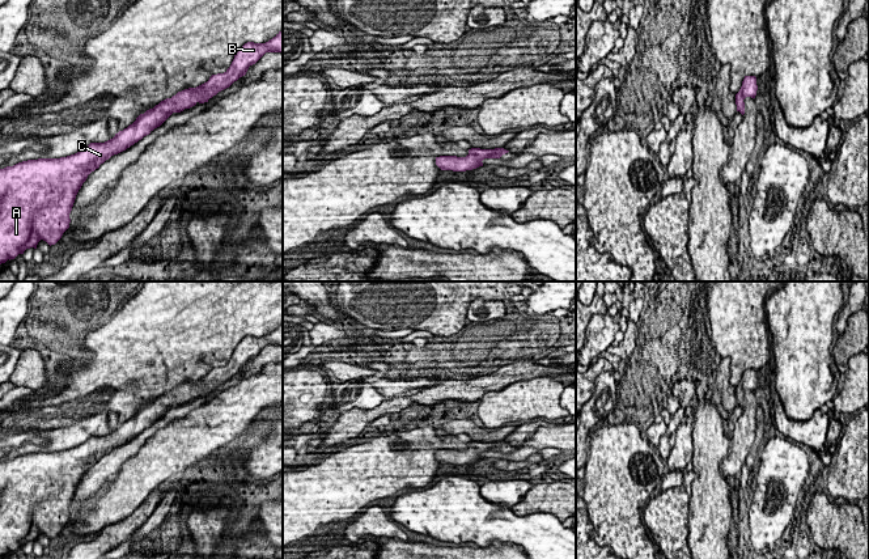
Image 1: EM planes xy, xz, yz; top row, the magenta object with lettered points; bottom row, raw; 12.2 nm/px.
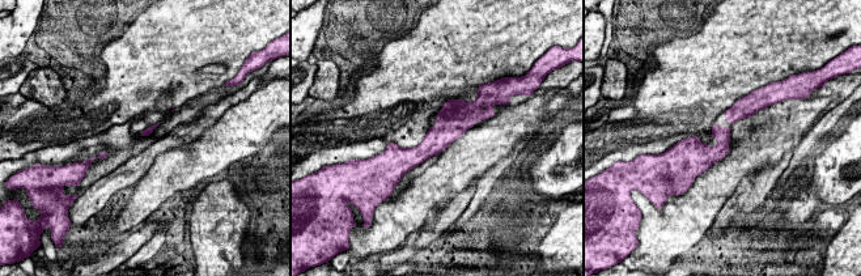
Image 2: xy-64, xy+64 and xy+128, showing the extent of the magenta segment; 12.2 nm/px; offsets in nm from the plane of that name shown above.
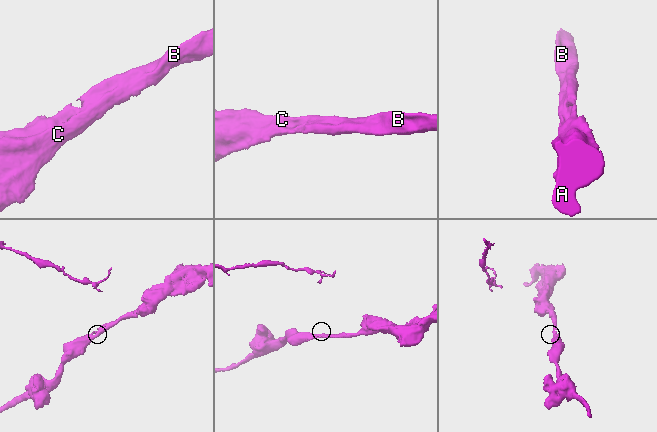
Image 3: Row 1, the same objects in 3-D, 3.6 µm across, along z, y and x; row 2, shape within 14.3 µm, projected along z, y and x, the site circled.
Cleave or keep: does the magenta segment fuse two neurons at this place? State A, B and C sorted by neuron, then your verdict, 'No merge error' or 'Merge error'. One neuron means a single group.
Groups: A B C. No merge error

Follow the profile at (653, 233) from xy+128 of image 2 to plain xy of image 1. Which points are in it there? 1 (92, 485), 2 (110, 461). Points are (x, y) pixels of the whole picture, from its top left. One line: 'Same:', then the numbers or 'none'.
Same: none

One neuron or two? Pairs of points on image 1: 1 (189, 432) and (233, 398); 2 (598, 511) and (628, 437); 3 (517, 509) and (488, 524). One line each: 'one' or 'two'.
1: one
2: one
3: two

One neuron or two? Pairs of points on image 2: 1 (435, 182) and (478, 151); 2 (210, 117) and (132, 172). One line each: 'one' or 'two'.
1: one
2: one

